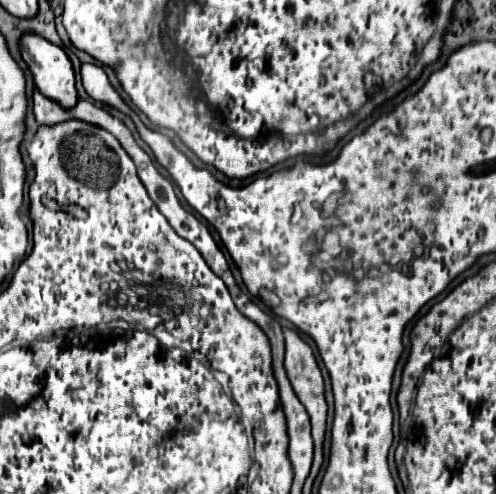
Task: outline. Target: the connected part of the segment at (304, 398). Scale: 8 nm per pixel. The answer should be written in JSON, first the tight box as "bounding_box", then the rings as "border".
{"bounding_box":[284,328,326,478],"border":[[[284,328],[284,338],[286,338],[286,360],[284,368],[288,374],[288,380],[298,396],[298,400],[304,404],[308,416],[310,416],[311,435],[314,438],[314,462],[312,462],[312,478],[316,478],[322,466],[322,442],[324,442],[324,432],[326,432],[326,400],[324,400],[324,380],[320,374],[320,368],[316,364],[312,348],[292,330]]]}

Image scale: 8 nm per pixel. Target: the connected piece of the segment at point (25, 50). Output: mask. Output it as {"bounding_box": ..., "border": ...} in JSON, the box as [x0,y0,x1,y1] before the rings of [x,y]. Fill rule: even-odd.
{"bounding_box":[20,32,78,108],"border":[[[26,32],[20,38],[20,52],[34,76],[36,88],[44,96],[58,100],[64,108],[72,108],[78,92],[72,62],[66,52],[36,32]]]}

